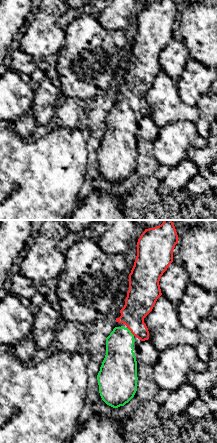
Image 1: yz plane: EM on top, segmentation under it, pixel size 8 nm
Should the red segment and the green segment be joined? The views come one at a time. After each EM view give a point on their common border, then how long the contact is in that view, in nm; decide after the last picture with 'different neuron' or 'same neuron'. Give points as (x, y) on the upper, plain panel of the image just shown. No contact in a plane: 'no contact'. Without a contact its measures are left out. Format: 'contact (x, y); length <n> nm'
contact (131, 108); length 90 nm

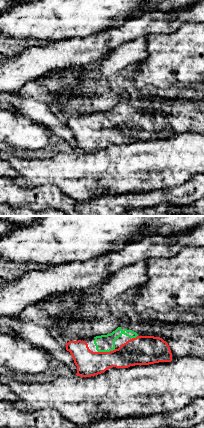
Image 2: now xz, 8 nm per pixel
contact (106, 128); length 150 nm

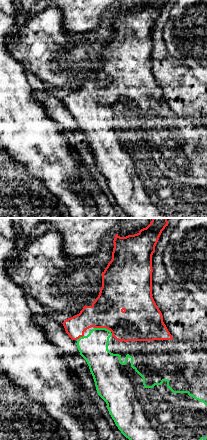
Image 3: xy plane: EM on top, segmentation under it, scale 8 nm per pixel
contact (103, 103); length 140 nm

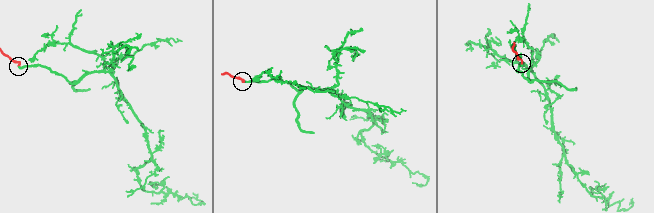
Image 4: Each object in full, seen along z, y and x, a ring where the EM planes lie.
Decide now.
same neuron

